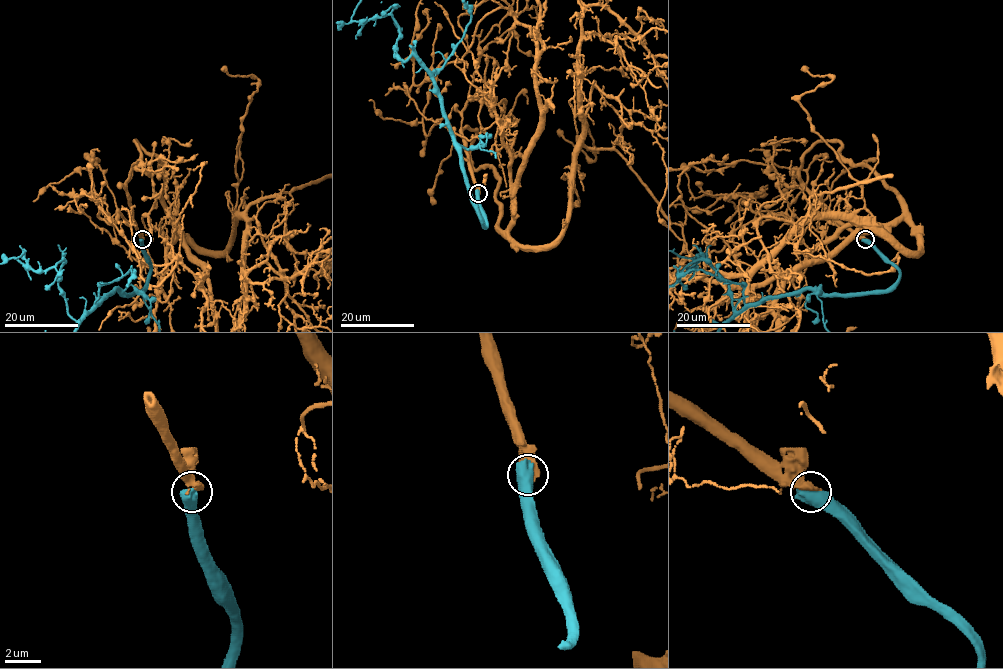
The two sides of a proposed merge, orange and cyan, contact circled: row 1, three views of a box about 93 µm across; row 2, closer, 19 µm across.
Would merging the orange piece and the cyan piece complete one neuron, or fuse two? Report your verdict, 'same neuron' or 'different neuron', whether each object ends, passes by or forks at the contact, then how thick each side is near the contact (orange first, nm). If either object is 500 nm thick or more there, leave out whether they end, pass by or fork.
same neuron | 500/800 nm

